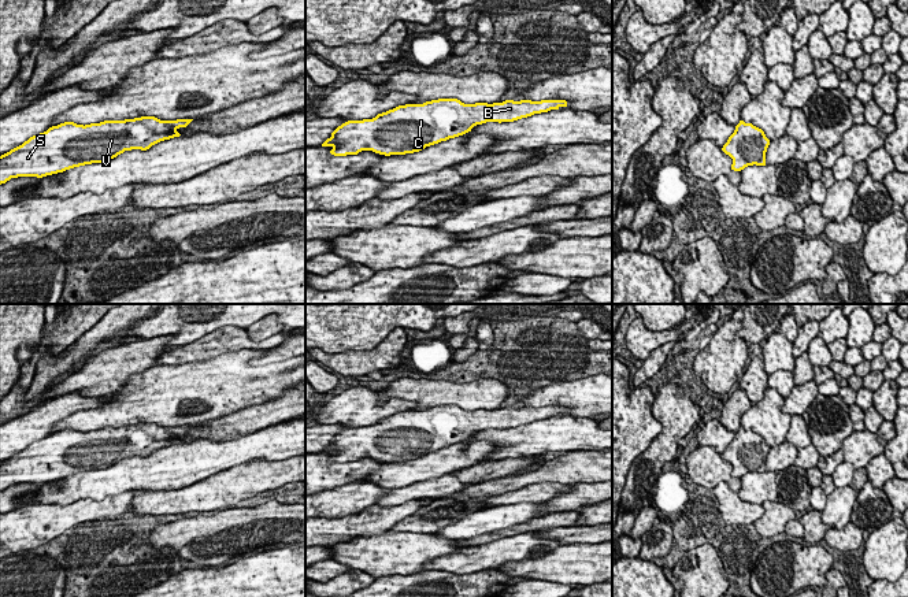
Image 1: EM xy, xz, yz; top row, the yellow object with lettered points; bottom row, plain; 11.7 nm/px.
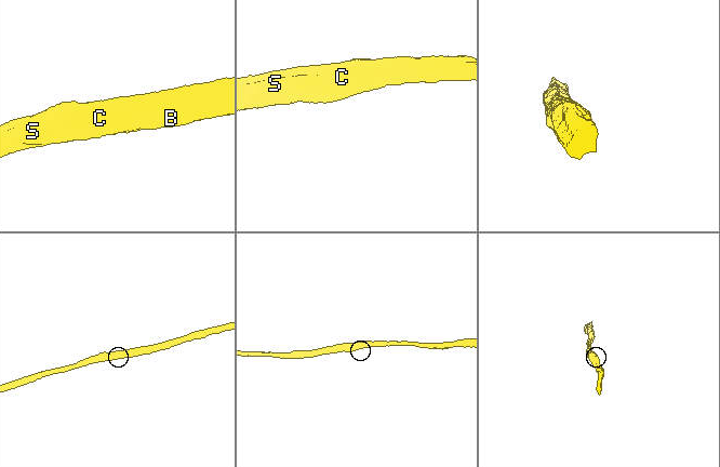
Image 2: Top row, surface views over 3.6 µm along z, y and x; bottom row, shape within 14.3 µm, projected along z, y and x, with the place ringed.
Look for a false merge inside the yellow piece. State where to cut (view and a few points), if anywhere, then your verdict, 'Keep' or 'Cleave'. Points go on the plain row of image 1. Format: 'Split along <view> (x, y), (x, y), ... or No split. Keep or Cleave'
No split. Keep

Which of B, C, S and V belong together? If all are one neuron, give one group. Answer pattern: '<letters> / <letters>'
B C S V

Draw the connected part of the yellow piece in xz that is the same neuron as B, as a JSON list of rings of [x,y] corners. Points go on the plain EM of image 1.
[[[438,405],[423,411],[399,412],[373,426],[348,427],[338,433],[322,453],[331,453],[334,463],[357,461],[362,457],[373,457],[379,461],[405,461],[425,456],[426,453],[463,442],[477,431],[486,429],[514,429],[534,420],[548,419],[567,414],[566,407],[505,407],[503,409],[464,411],[457,405]]]

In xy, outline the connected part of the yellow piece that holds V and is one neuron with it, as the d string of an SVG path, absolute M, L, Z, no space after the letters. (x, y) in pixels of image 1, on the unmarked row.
M141 423L85 433L74 429L52 433L0 463L0 492L11 485L42 485L74 474L103 470L125 457L147 457L160 448L179 444L177 437L192 427Z

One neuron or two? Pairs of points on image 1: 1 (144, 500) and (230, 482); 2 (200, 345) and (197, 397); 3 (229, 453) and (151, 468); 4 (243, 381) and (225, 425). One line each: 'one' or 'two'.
1: one
2: two
3: one
4: two

